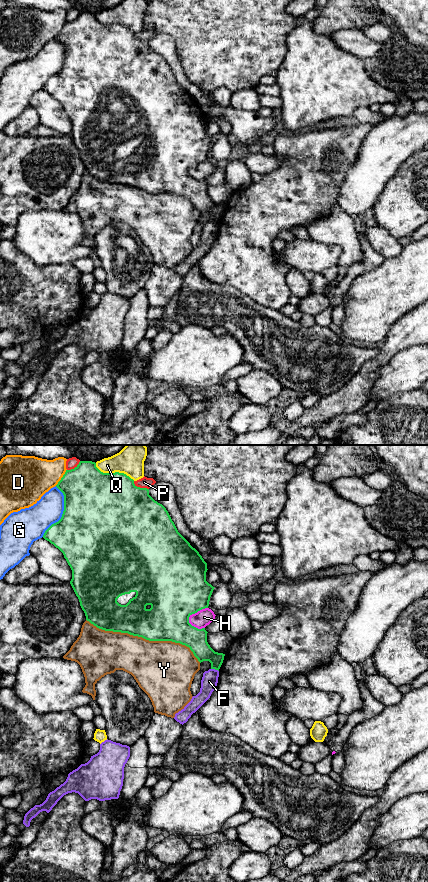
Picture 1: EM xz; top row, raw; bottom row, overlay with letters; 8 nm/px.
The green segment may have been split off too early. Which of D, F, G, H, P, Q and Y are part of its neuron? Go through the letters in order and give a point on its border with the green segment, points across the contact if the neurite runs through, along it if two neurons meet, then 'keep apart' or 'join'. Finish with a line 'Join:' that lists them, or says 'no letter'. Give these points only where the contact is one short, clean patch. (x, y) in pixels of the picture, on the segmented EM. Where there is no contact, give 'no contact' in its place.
D: xz (62, 477) | keep apart
F: xz (215, 669) | along xz (211, 668), (218, 671) | keep apart
G: xz (63, 512) | keep apart
H: xz (195, 612) | keep apart
P: xz (139, 487) | keep apart
Q: xz (115, 472) | keep apart
Y: xz (145, 638) | keep apart
Join: no letter

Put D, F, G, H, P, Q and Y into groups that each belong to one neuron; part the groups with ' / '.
D / F / G / H / P / Q / Y

